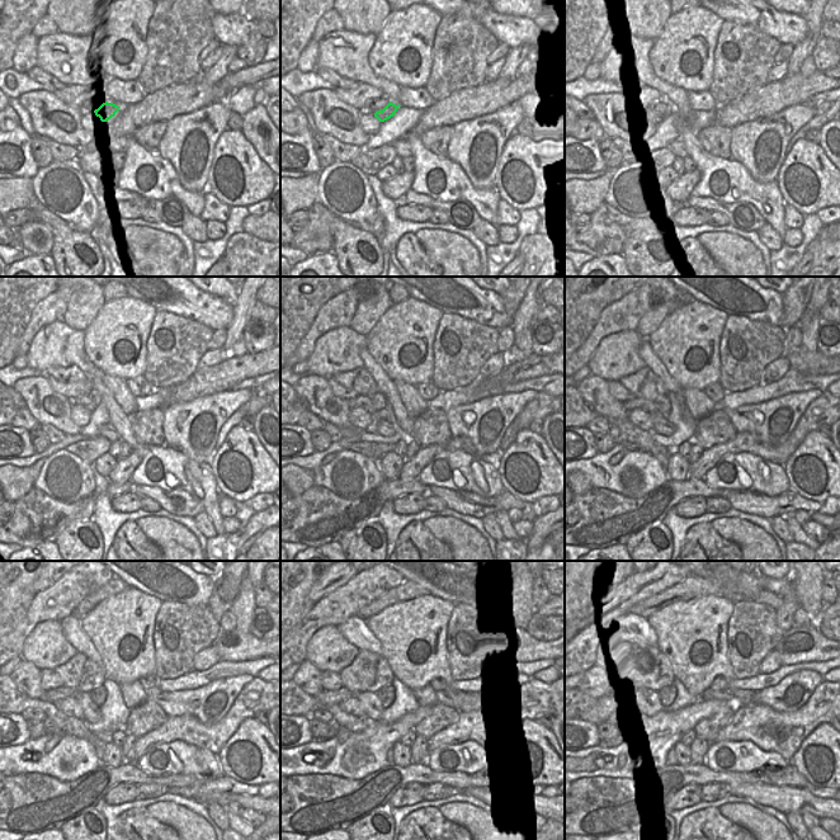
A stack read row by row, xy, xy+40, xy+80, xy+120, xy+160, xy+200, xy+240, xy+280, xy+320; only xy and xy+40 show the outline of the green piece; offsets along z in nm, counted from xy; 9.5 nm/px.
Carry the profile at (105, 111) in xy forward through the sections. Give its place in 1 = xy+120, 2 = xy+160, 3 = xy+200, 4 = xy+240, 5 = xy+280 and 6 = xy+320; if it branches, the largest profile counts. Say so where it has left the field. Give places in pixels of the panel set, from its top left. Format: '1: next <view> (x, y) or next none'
1: next xy+120 (85, 401)
2: next xy+160 (366, 402)
3: next xy+200 (637, 402)
4: next xy+240 (55, 695)
5: next xy+280 (326, 697)
6: next xy+320 (608, 703)

